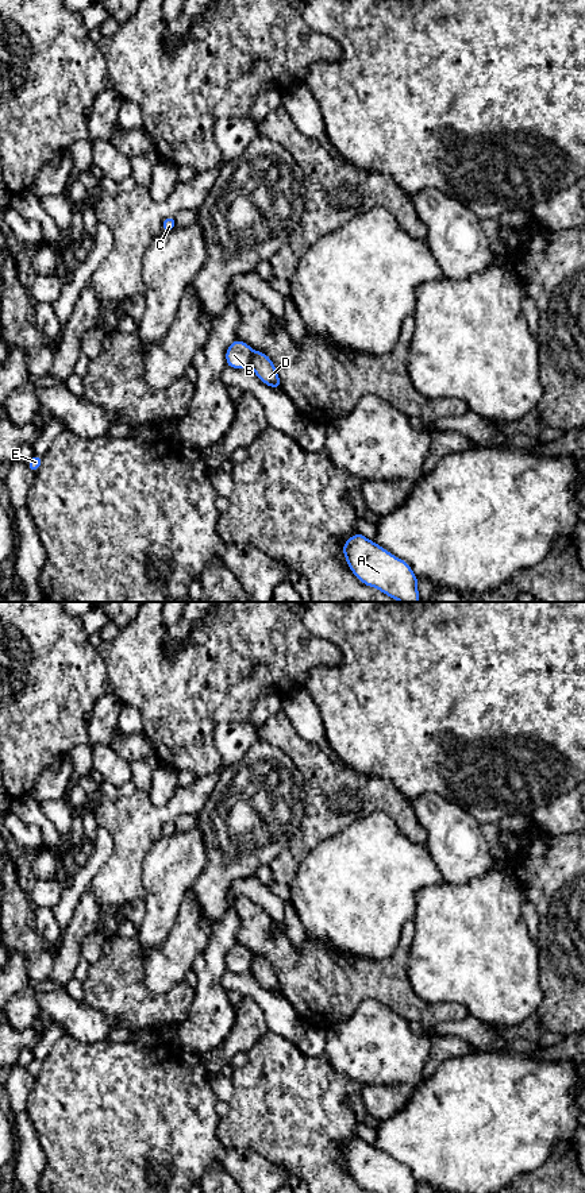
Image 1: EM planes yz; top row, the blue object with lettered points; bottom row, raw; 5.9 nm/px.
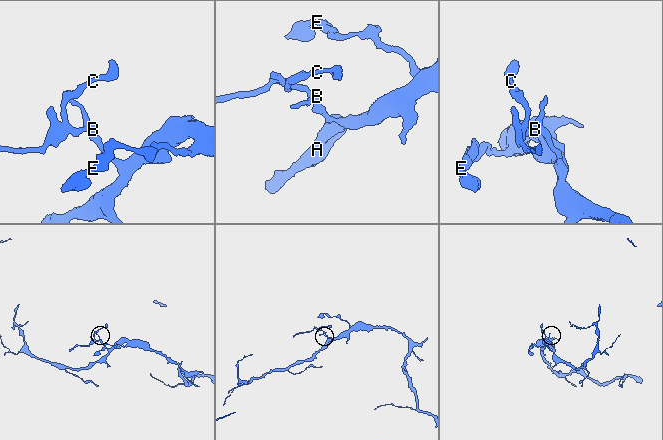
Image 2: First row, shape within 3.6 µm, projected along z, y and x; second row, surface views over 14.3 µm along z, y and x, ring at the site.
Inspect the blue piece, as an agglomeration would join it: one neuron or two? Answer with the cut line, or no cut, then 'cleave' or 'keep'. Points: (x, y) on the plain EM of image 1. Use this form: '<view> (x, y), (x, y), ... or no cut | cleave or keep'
yz (254, 956), (250, 970) | cleave

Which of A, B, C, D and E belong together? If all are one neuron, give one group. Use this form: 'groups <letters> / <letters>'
groups A D E / B C

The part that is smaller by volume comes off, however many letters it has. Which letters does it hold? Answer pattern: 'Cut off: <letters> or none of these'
Cut off: B, C

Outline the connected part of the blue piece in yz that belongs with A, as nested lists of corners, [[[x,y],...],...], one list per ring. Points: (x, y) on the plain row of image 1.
[[[363,1139],[349,1142],[342,1155],[361,1188],[374,1193],[417,1193],[411,1170]]]

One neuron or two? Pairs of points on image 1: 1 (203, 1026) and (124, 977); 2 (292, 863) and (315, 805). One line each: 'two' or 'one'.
1: two
2: one

